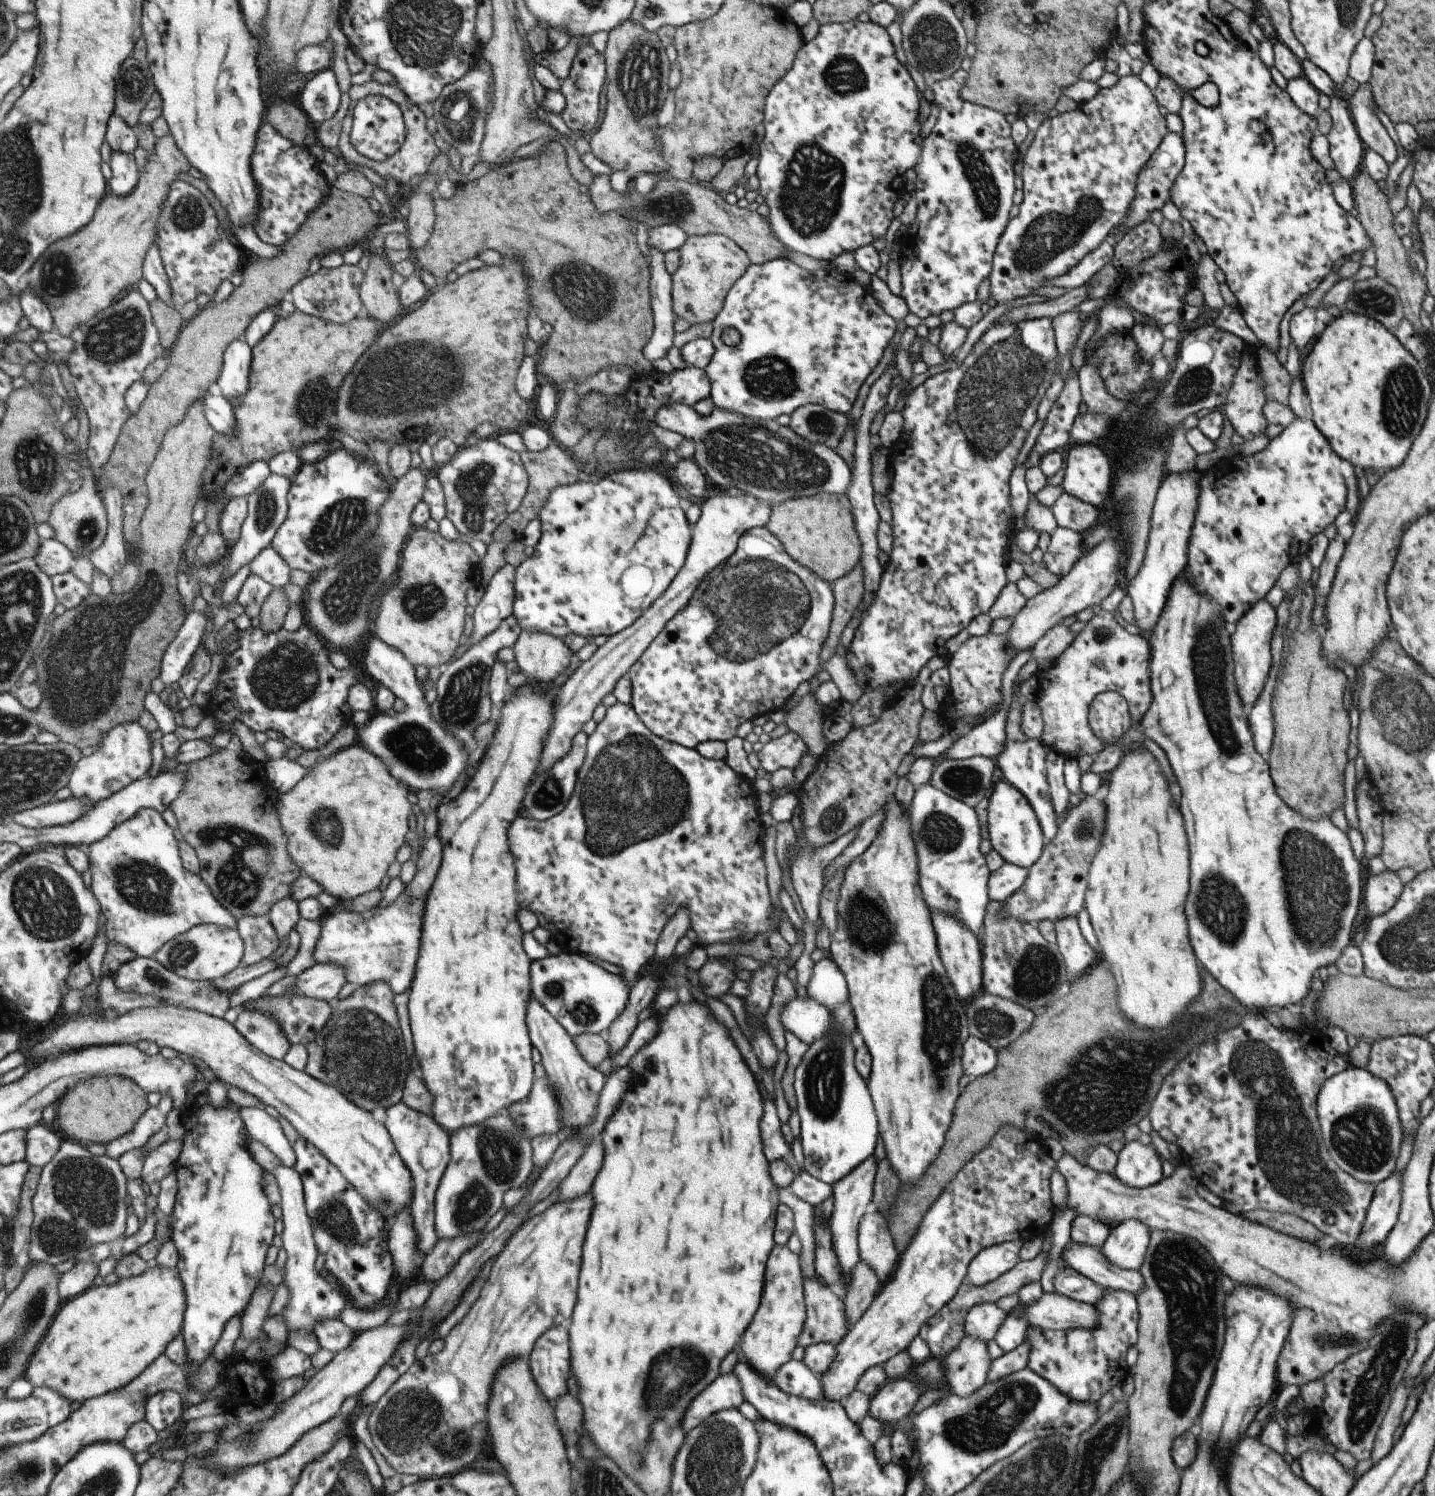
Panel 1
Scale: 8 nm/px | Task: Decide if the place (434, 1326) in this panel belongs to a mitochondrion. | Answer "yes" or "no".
no

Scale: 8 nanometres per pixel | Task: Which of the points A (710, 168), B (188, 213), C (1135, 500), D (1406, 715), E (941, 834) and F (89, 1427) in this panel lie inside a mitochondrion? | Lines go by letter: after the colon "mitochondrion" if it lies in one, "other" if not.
A: other
B: mitochondrion
C: mitochondrion
D: mitochondrion
E: mitochondrion
F: other

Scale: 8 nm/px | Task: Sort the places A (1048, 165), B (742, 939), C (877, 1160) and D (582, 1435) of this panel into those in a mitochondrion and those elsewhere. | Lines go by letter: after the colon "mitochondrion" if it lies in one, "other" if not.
A: other
B: other
C: other
D: other

